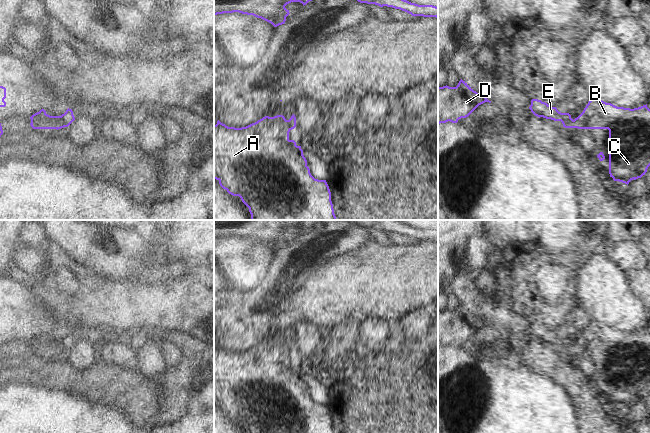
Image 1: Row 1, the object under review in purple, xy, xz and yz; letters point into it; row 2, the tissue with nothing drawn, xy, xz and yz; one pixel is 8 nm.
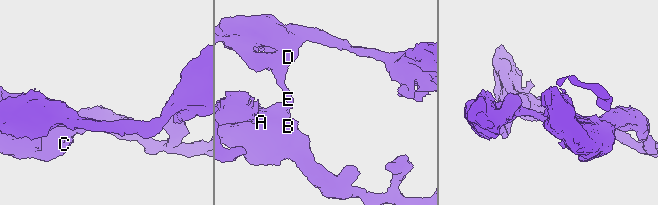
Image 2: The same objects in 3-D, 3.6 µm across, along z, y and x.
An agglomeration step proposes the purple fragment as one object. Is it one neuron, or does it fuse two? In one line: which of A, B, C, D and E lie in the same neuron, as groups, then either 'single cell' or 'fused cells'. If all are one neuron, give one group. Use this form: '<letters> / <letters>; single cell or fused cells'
A B C / D E; fused cells

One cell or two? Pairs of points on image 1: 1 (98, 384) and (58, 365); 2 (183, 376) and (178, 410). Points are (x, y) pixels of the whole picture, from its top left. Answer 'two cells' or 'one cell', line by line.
1: one cell
2: one cell

